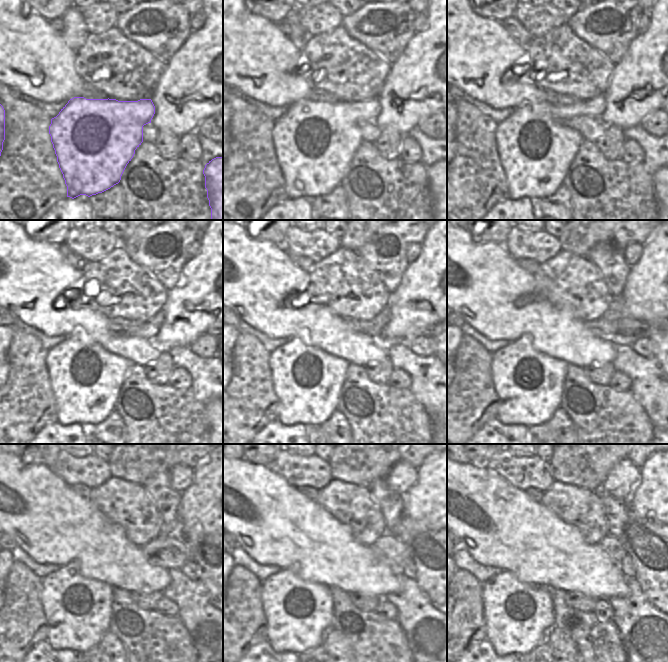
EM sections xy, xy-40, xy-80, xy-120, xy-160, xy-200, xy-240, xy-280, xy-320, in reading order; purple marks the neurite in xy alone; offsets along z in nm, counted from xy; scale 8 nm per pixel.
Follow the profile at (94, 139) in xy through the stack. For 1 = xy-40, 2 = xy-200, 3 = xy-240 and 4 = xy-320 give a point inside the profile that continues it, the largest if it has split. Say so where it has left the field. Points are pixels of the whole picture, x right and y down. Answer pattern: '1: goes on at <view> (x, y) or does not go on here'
1: goes on at xy-40 (314, 141)
2: goes on at xy-200 (529, 384)
3: goes on at xy-240 (77, 610)
4: goes on at xy-320 (518, 616)

